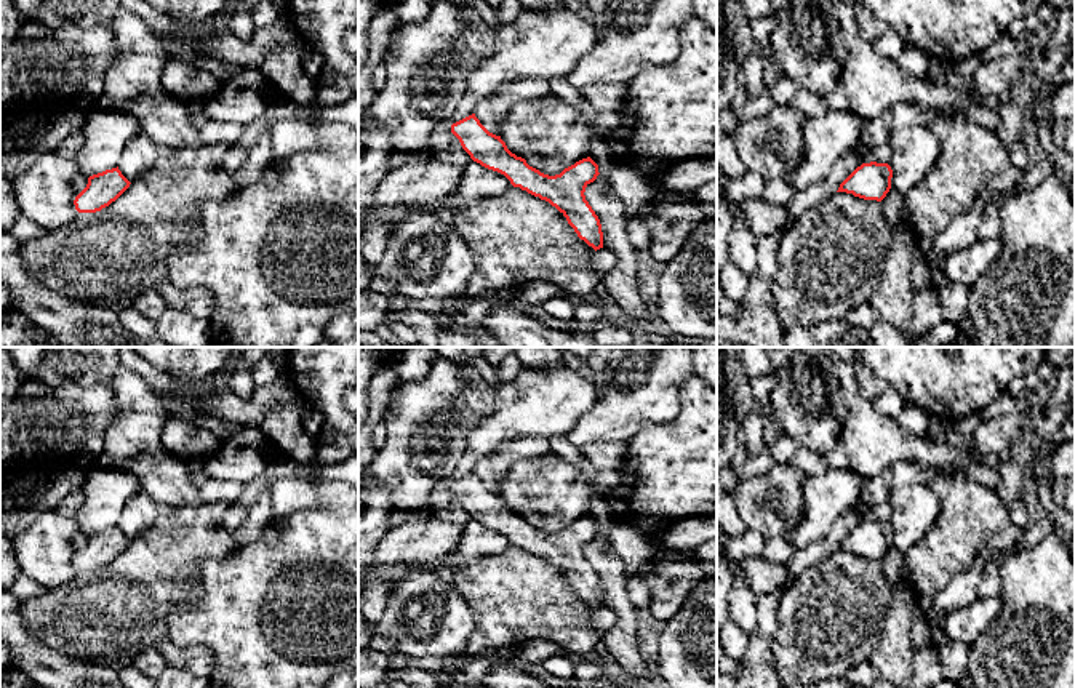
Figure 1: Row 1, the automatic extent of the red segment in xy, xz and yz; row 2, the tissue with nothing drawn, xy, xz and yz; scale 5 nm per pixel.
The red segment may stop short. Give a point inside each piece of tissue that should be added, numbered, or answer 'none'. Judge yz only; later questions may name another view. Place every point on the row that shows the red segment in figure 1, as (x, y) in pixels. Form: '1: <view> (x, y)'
none

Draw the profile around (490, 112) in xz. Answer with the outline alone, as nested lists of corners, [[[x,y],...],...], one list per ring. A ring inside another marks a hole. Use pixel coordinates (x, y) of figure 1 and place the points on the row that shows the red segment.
[[[522,78],[502,85],[493,96],[475,107],[475,117],[493,134],[499,136],[501,122],[506,114],[520,102],[534,102],[550,94],[547,80]]]

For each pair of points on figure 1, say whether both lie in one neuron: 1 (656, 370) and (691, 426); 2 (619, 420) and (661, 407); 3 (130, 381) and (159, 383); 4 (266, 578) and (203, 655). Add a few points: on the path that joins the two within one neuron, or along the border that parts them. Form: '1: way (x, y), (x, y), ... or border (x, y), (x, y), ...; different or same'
1: border (693, 373), (680, 412), (645, 424); different
2: way (629, 410), (632, 407), (651, 407); same
3: border (122, 365), (133, 370), (154, 391); different
4: border (171, 642), (207, 647), (213, 671); different

